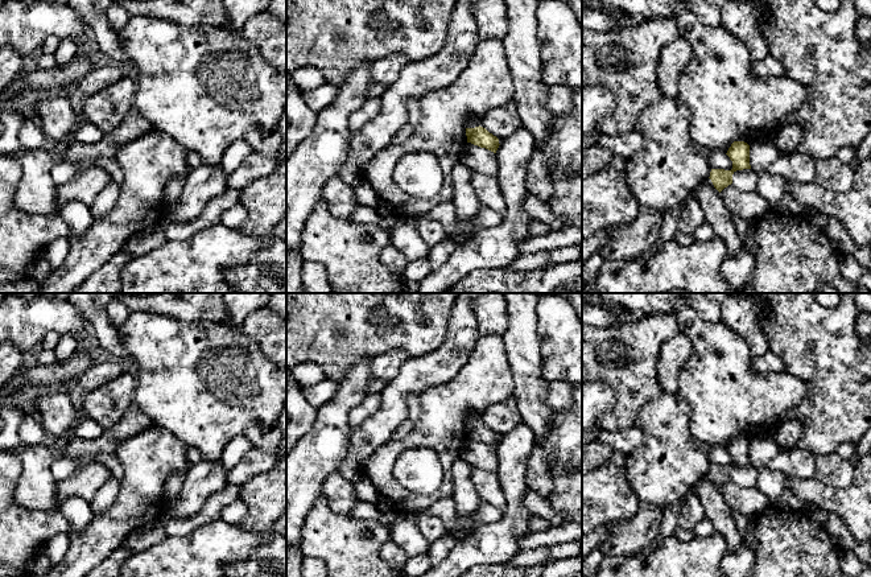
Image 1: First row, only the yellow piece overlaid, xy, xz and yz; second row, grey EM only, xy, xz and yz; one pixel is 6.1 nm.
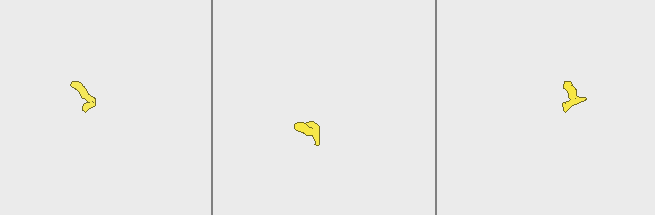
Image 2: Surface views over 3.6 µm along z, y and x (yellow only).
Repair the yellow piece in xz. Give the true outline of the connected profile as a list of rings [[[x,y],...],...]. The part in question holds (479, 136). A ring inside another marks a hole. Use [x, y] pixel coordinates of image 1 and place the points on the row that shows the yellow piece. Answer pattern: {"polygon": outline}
{"polygon": [[[468,119],[466,121],[466,136],[467,143],[486,148],[494,153],[496,153],[500,145],[499,139],[483,128],[479,119]]]}

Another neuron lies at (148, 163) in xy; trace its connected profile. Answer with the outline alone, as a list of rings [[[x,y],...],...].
[[[152,129],[145,135],[120,147],[113,158],[123,170],[116,206],[104,217],[92,222],[81,236],[69,236],[69,255],[41,283],[41,293],[73,293],[88,276],[102,268],[112,255],[119,252],[125,242],[135,235],[160,226],[166,214],[164,189],[173,178],[186,178],[190,173],[187,149],[169,135]]]

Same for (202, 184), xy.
[[[220,164],[191,169],[185,178],[179,201],[166,211],[173,223],[189,223],[197,219],[207,202],[227,189],[227,176]]]

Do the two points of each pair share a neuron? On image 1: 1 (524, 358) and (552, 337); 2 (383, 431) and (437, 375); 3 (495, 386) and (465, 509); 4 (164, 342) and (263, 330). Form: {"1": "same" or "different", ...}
{"1": "different", "2": "same", "3": "different", "4": "different"}

